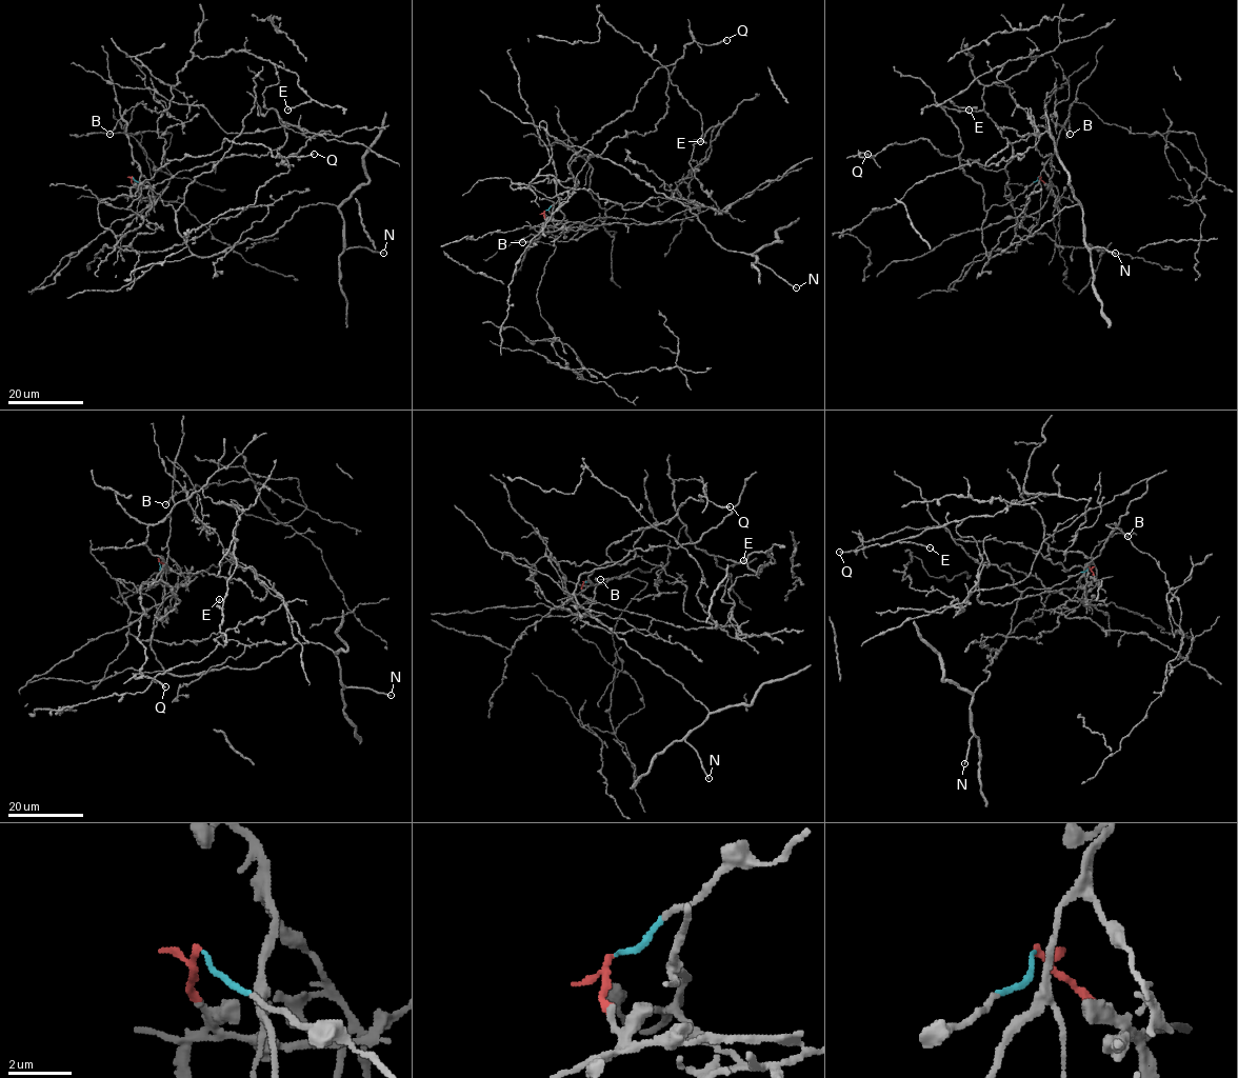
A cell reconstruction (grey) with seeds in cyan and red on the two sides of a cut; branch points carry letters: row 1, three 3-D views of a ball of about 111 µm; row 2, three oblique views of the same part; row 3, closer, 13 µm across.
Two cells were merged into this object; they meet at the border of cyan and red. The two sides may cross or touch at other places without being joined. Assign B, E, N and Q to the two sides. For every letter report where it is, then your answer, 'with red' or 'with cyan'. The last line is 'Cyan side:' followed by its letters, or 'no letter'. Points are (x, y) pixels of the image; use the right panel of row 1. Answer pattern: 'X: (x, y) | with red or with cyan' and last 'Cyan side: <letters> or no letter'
B: (1070, 134) | with red
E: (969, 110) | with red
N: (1115, 253) | with cyan
Q: (867, 154) | with red
Cyan side: N

